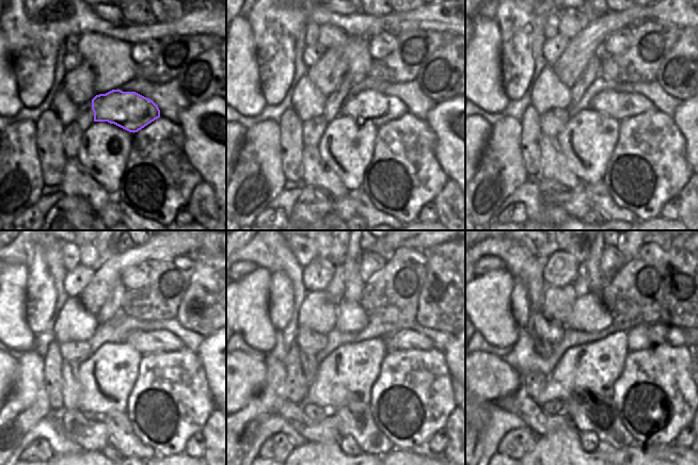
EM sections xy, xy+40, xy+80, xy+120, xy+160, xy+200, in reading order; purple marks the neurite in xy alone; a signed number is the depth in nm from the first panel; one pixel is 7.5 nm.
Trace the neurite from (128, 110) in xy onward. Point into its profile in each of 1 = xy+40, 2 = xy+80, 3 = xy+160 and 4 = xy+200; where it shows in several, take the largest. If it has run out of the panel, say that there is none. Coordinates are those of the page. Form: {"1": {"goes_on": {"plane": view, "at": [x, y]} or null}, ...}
{"1": {"goes_on": {"plane": "xy+40", "at": [377, 108]}}, "2": {"goes_on": {"plane": "xy+80", "at": [620, 106]}}, "3": {"goes_on": {"plane": "xy+160", "at": [406, 339]}}, "4": {"goes_on": {"plane": "xy+200", "at": [659, 334]}}}

